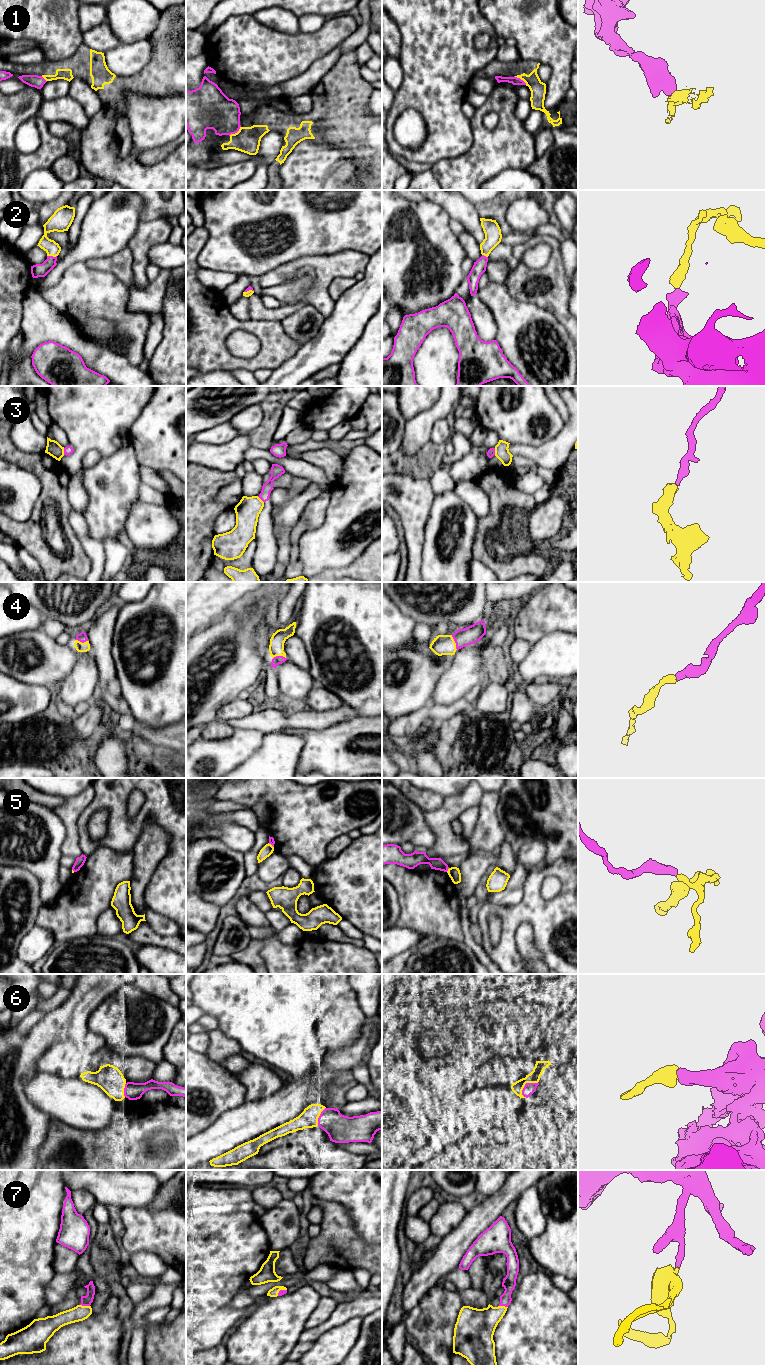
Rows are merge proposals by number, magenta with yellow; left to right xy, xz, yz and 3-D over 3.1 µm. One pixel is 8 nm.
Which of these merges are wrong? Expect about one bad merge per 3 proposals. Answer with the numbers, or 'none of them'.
1, 3, 5

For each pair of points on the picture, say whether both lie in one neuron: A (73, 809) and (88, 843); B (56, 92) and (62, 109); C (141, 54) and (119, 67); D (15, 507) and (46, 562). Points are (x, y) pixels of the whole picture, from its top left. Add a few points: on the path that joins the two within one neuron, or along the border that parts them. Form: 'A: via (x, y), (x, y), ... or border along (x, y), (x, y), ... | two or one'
A: border along (92, 800), (77, 820), (78, 843) | two
B: border along (67, 94), (44, 100) | two
C: via (136, 55), (124, 62) | one
D: border along (36, 501), (26, 520), (10, 518) | two

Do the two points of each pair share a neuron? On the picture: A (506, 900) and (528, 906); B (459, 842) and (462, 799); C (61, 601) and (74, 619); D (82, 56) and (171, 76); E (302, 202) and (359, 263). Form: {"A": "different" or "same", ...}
{"A": "different", "B": "same", "C": "same", "D": "same", "E": "different"}

